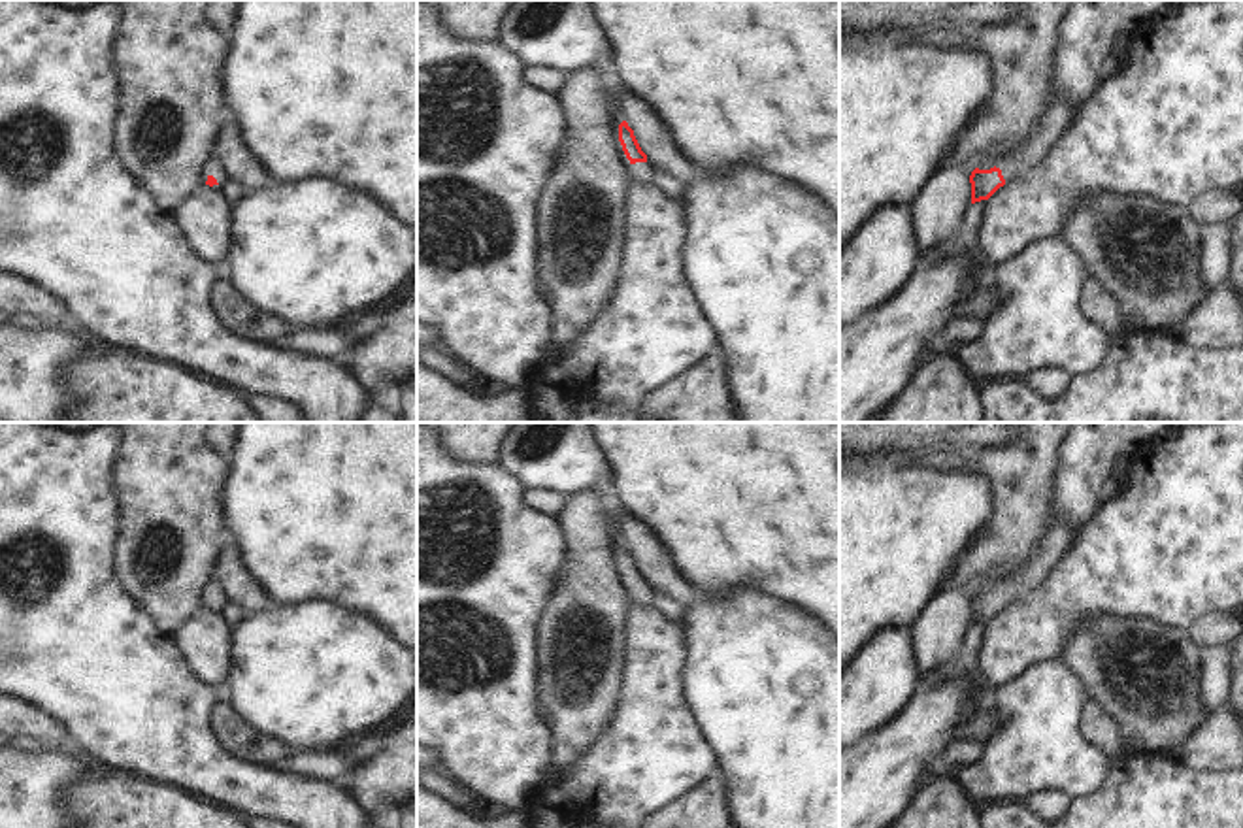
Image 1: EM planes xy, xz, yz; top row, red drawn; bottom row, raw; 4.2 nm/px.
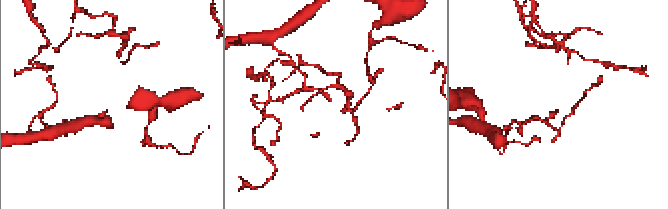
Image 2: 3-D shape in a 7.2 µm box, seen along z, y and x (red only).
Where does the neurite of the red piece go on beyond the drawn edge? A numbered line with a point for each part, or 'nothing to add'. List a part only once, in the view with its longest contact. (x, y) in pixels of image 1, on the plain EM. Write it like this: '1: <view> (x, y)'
1: xz (644, 596)

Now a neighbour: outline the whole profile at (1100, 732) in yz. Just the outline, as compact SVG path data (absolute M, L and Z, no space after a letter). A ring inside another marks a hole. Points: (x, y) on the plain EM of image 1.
M1086 702L1081 715L1081 736L1083 739L1105 754L1111 762L1120 758L1120 737L1113 720L1109 720L1098 704Z

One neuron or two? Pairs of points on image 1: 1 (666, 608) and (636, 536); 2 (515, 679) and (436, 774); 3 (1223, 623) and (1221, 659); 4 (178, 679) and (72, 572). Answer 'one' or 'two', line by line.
1: two
2: two
3: two
4: one

